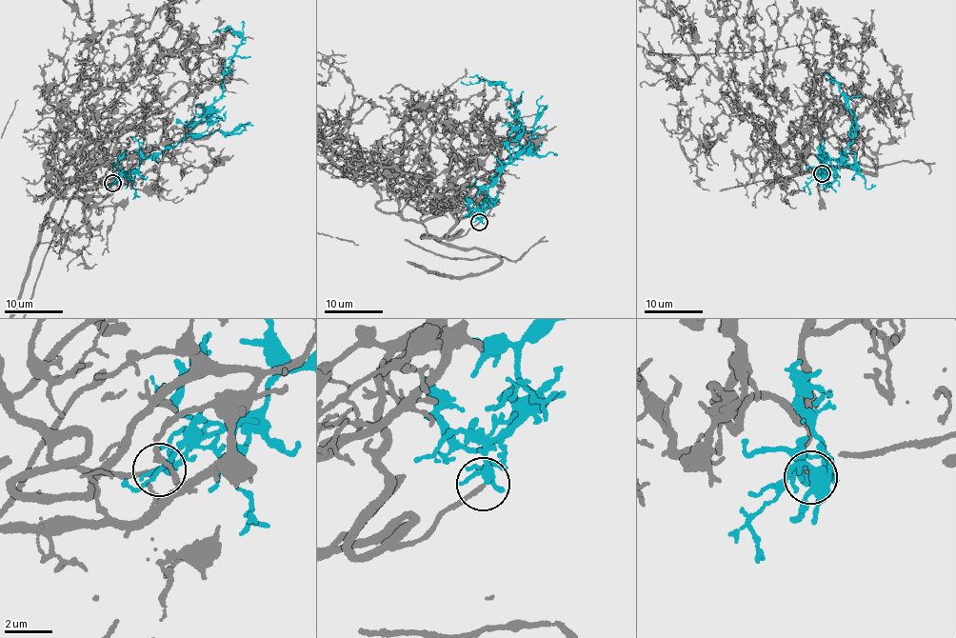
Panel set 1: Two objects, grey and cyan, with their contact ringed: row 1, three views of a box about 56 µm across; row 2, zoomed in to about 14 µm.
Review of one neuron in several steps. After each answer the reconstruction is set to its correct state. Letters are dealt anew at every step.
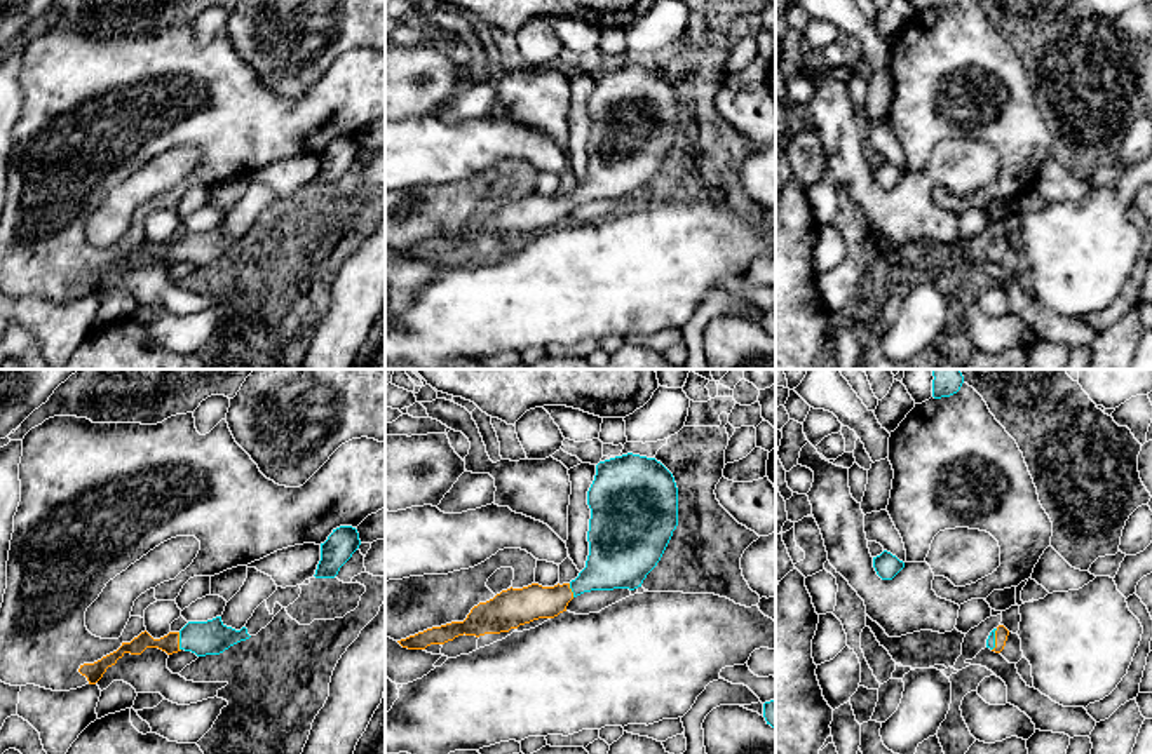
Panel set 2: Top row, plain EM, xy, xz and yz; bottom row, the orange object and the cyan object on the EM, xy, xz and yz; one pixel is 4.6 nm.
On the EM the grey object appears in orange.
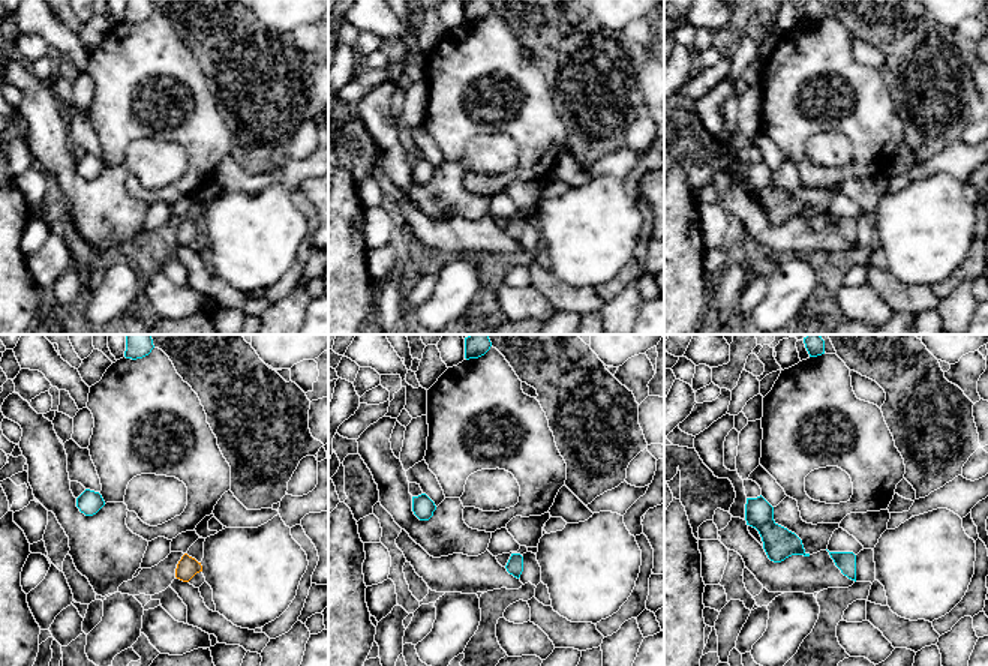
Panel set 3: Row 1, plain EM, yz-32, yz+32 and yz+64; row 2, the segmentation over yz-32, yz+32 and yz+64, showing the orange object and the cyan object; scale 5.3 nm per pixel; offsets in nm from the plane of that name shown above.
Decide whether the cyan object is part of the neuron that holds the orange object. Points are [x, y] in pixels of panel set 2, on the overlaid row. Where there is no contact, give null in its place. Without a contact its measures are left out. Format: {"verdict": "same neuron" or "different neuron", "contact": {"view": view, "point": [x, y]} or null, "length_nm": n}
{"verdict": "same neuron", "contact": {"view": "xy", "point": [178, 641]}, "length_nm": 90}

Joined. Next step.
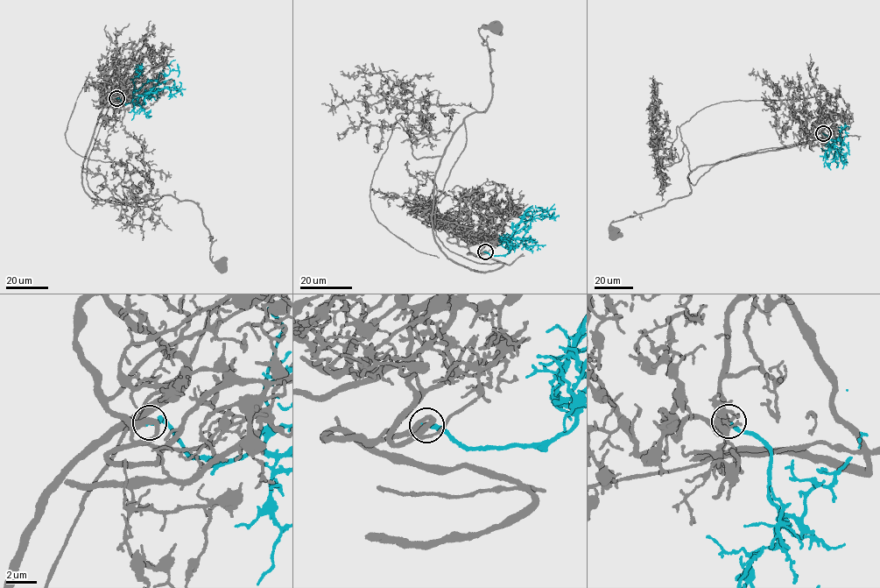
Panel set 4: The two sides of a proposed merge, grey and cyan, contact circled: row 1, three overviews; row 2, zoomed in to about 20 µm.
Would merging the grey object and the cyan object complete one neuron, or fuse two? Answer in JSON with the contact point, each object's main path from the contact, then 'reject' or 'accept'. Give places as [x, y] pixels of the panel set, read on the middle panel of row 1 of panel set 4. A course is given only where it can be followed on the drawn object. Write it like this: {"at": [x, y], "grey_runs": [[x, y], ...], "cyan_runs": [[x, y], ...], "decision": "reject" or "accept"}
{"at": [485, 251], "grey_runs": [[485, 251], [468, 253], [500, 262], [453, 252], [434, 211], [465, 118], [490, 101], [478, 29], [496, 27]], "cyan_runs": [[485, 251], [494, 257], [509, 253], [509, 241], [524, 228], [531, 213], [545, 210], [550, 216]], "decision": "accept"}

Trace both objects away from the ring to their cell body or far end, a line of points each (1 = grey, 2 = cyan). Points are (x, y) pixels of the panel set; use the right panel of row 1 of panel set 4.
1: (823, 133), (827, 116), (840, 137), (719, 162), (695, 184), (688, 179), (689, 194), (611, 222), (614, 234)
2: (823, 133), (828, 137), (832, 148), (834, 141), (841, 144), (842, 140), (842, 145), (848, 147), (849, 154)

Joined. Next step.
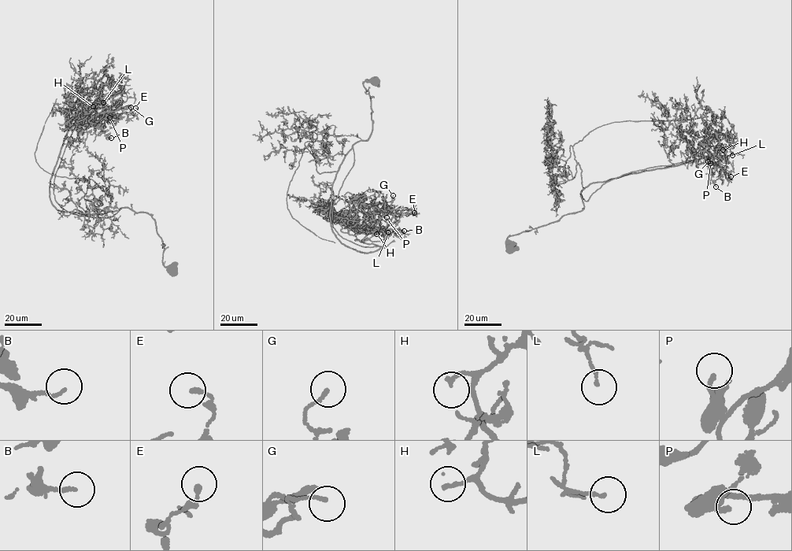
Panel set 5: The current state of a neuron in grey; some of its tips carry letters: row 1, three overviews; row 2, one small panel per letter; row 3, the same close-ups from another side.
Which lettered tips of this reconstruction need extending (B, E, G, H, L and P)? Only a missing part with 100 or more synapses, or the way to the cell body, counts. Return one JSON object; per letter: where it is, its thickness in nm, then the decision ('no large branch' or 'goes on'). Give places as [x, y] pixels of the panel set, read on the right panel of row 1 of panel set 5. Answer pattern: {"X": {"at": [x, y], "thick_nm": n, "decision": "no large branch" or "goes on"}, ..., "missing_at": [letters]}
{"B": {"at": [716, 186], "thick_nm": 130, "decision": "no large branch"}, "E": {"at": [730, 176], "thick_nm": 170, "decision": "no large branch"}, "G": {"at": [708, 161], "thick_nm": 130, "decision": "no large branch"}, "H": {"at": [723, 149], "thick_nm": 160, "decision": "no large branch"}, "L": {"at": [732, 155], "thick_nm": 130, "decision": "no large branch"}, "P": {"at": [710, 163], "thick_nm": 190, "decision": "no large branch"}, "missing_at": []}

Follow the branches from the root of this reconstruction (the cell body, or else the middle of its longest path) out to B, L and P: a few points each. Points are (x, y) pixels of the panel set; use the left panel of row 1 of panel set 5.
B: (173, 270), (146, 212), (94, 217), (55, 200), (56, 172), (84, 115), (73, 107), (73, 119), (111, 138)
L: (173, 270), (146, 212), (94, 217), (55, 200), (56, 172), (84, 115), (73, 107), (89, 127), (103, 102)
P: (173, 270), (146, 212), (94, 217), (55, 200), (56, 172), (84, 115), (73, 107), (86, 126), (109, 117)

